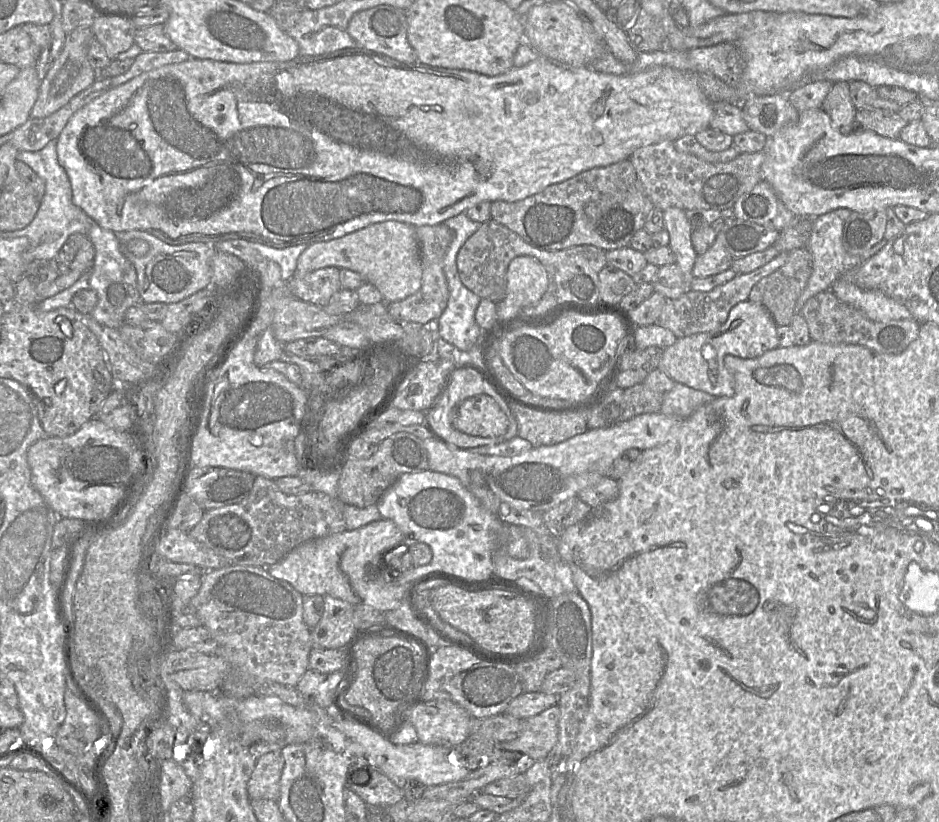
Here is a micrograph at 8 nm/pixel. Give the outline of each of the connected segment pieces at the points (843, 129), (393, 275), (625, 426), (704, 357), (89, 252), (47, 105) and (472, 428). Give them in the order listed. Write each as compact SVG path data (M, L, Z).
M835 82L821 107L830 117L833 126L843 135L854 131L857 109L854 107L849 90L849 83Z
M395 220L375 223L339 238L312 243L298 258L292 278L301 279L325 267L359 273L380 291L386 304L402 301L416 294L422 286L422 264L415 228Z
M660 412L638 415L630 420L609 428L598 428L576 435L554 445L533 447L530 451L515 456L489 456L456 450L435 440L423 440L428 455L429 470L457 478L482 505L492 514L498 514L501 501L517 510L546 512L569 498L576 497L582 489L595 485L609 471L615 459L626 450L636 448L641 451L662 445L671 430L684 419L664 415Z
M746 300L732 308L726 322L716 330L677 339L673 345L665 348L658 369L676 384L703 391L716 398L732 397L735 393L735 380L724 365L725 356L754 359L778 348L776 327L764 306Z
M74 233L65 242L56 257L59 274L75 271L83 274L94 265L95 249L90 239L82 233Z
M90 26L78 27L66 35L62 50L41 81L30 118L50 116L98 79L98 71L91 66L87 57L89 45L93 39L94 35Z
M483 393L456 405L450 414L452 426L465 434L484 438L504 435L508 418L500 405Z

